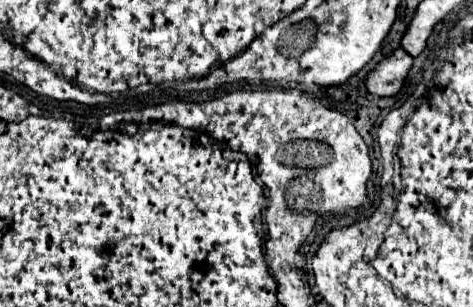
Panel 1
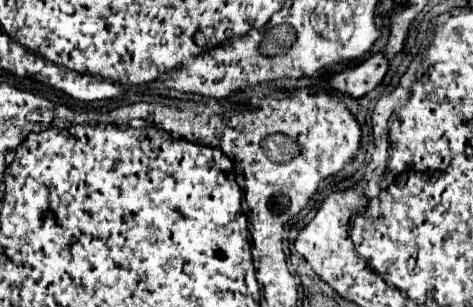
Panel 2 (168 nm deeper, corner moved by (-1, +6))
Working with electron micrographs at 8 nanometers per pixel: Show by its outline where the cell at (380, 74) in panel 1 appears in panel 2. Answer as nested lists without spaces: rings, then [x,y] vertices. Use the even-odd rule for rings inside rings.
[[[377,52],[359,66],[337,72],[331,78],[331,86],[351,98],[361,98],[381,84],[387,70],[389,70],[389,60],[385,58],[383,52]]]

